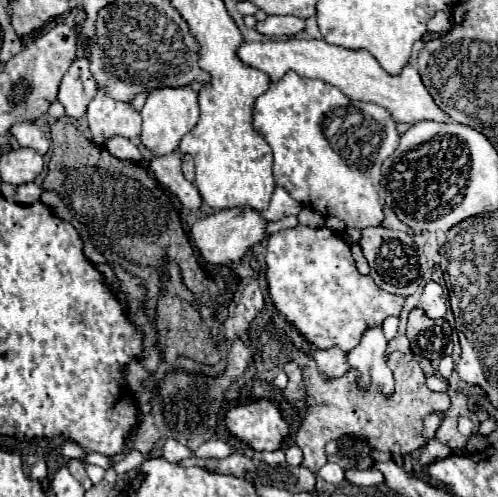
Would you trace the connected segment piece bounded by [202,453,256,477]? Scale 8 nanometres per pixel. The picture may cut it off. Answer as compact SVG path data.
M232 453L228 459L224 461L202 461L208 471L214 471L216 467L216 473L226 473L226 475L234 475L234 477L246 477L248 471L256 469L256 463L252 459L246 459L242 453Z

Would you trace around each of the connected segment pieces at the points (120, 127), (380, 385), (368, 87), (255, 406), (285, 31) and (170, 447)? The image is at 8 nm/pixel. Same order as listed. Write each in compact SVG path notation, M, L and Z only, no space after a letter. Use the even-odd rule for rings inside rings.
M102 87L98 89L96 97L88 103L86 117L94 141L102 141L110 135L138 137L142 129L142 117L132 107L132 103L124 103L108 97Z
M374 325L364 331L360 343L348 353L348 363L352 369L362 373L360 385L364 389L376 389L382 393L392 393L392 371L386 367L386 337L380 325Z
M288 39L288 41L266 41L266 43L242 43L238 49L238 55L244 63L250 67L256 67L264 71L270 81L278 81L286 71L296 71L302 77L310 79L322 79L334 87L338 87L348 99L358 99L358 101L370 101L376 105L386 107L396 123L416 123L422 119L432 119L432 121L448 121L448 115L444 115L432 95L426 91L418 71L408 65L404 71L396 77L384 73L378 65L378 61L364 51L350 51L350 49L340 49L336 45L328 45L326 41L318 39Z
M258 399L226 411L226 429L254 451L276 451L290 435L290 421L278 403Z
M268 17L256 25L256 31L268 37L294 37L306 29L306 19L302 17Z
M166 439L164 447L162 447L162 457L164 457L168 463L178 463L178 461L188 459L188 457L192 457L192 455L196 455L196 453L188 451L184 445L180 445L180 443L174 441L174 439Z

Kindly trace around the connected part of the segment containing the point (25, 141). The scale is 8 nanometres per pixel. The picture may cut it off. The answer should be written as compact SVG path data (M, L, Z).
M22 121L10 127L12 137L22 145L22 147L32 147L36 149L40 155L46 155L48 151L48 141L44 137L44 133L36 127L36 123L32 121Z

